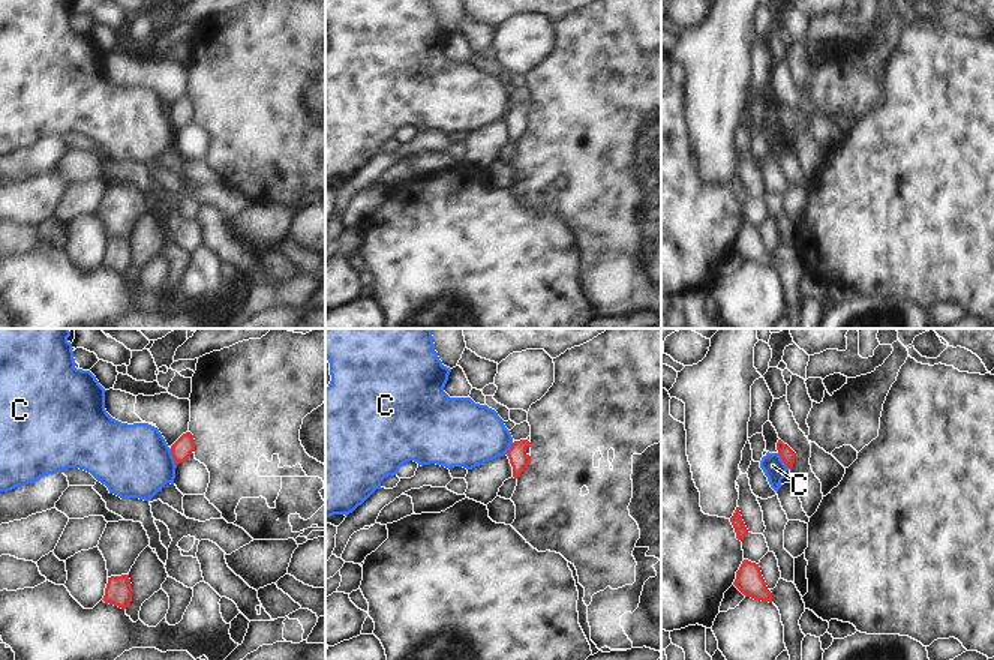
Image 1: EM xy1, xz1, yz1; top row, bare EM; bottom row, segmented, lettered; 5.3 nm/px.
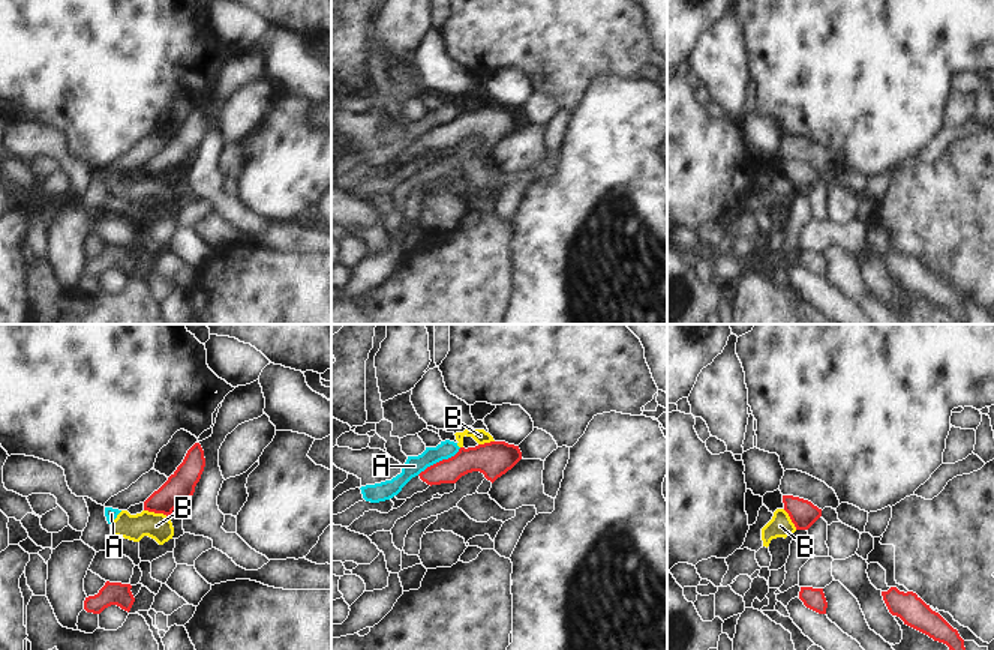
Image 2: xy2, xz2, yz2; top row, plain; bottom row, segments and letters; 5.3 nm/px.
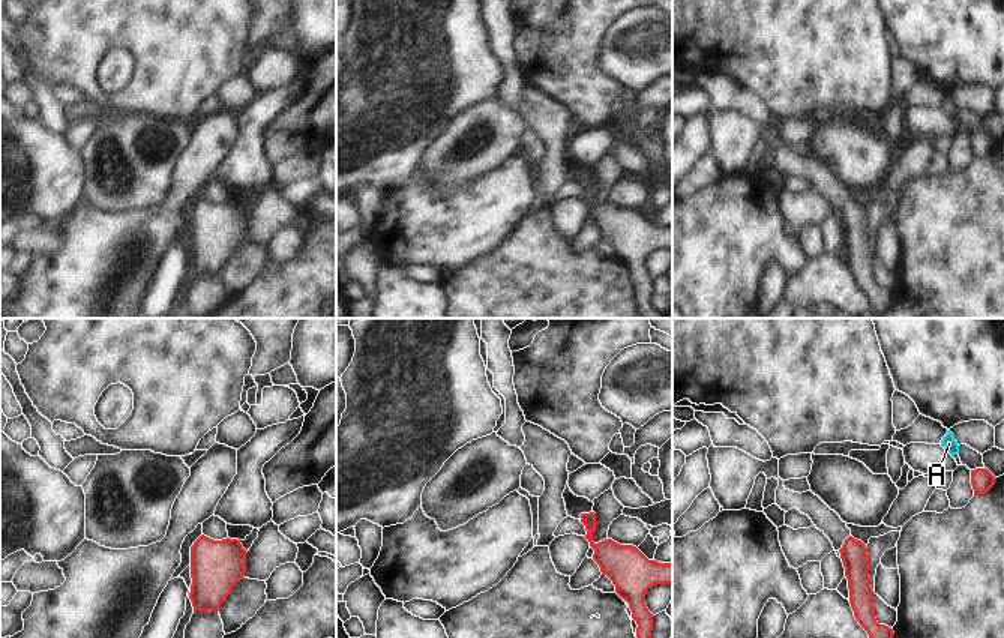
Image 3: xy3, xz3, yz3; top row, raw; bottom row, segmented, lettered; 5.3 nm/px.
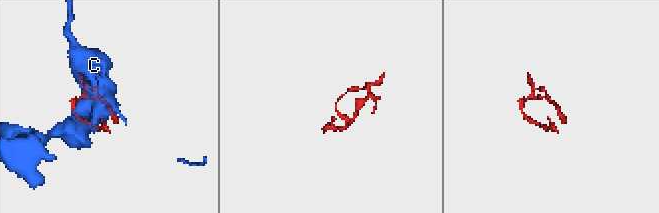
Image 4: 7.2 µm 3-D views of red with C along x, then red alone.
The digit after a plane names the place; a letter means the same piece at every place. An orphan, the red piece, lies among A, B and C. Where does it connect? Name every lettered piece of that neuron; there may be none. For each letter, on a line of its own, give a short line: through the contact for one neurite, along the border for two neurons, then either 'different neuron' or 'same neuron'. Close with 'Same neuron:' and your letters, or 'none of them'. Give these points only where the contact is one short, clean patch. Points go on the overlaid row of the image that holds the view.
A: line xz2 (461, 448), (453, 455), (428, 466), (417, 475); different neuron
B: line xy2 (144, 509), (162, 512), (168, 517); different neuron
C: line xy1 (170, 449), (177, 464); different neuron
Same neuron: none of them

